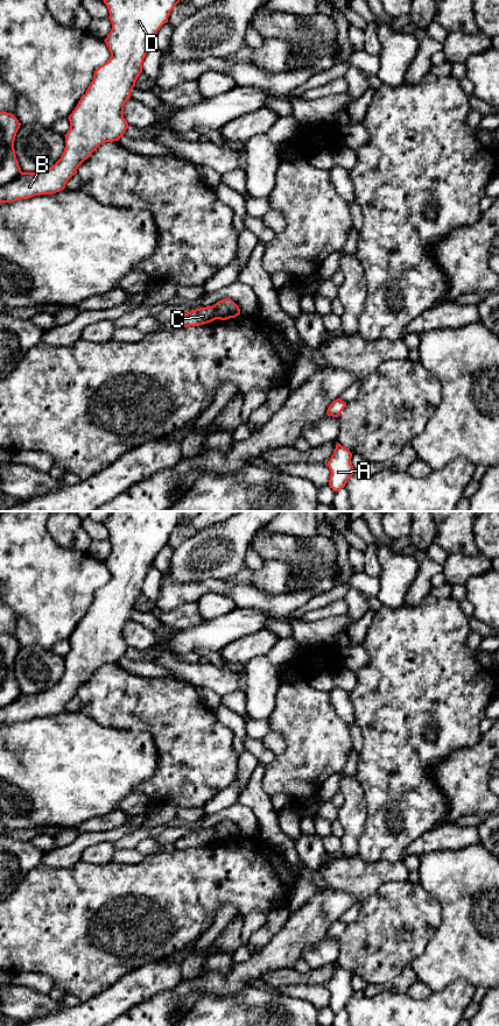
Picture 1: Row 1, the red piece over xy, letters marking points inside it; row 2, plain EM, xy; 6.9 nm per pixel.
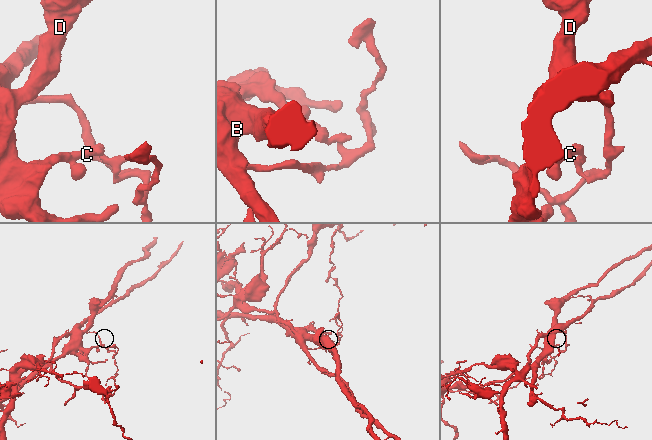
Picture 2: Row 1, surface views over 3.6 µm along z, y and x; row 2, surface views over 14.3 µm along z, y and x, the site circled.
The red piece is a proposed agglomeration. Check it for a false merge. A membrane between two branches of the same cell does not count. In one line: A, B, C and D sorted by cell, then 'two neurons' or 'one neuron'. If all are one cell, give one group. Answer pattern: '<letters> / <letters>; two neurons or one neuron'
A / B C D; two neurons

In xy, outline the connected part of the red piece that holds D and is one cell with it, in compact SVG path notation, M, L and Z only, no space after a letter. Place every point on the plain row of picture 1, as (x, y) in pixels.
M110 511L105 519L110 535L112 551L104 561L111 574L110 581L100 587L93 596L93 602L82 617L77 628L69 637L70 651L65 658L65 670L61 680L50 689L38 694L22 694L12 705L0 708L0 724L28 721L41 716L52 716L65 710L66 703L77 695L78 688L104 664L119 663L129 649L124 639L124 627L131 620L139 596L142 594L142 585L160 550L168 544L173 530L180 524L183 511Z

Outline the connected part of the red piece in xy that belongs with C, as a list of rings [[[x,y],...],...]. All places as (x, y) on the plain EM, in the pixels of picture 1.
[[[212,827],[206,829],[199,829],[184,835],[174,843],[174,847],[175,849],[184,850],[190,848],[204,847],[216,841],[218,841],[218,835],[215,827]]]

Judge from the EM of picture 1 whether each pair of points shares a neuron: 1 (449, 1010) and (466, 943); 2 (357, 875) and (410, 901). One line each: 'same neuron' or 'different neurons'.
1: different neurons
2: different neurons

